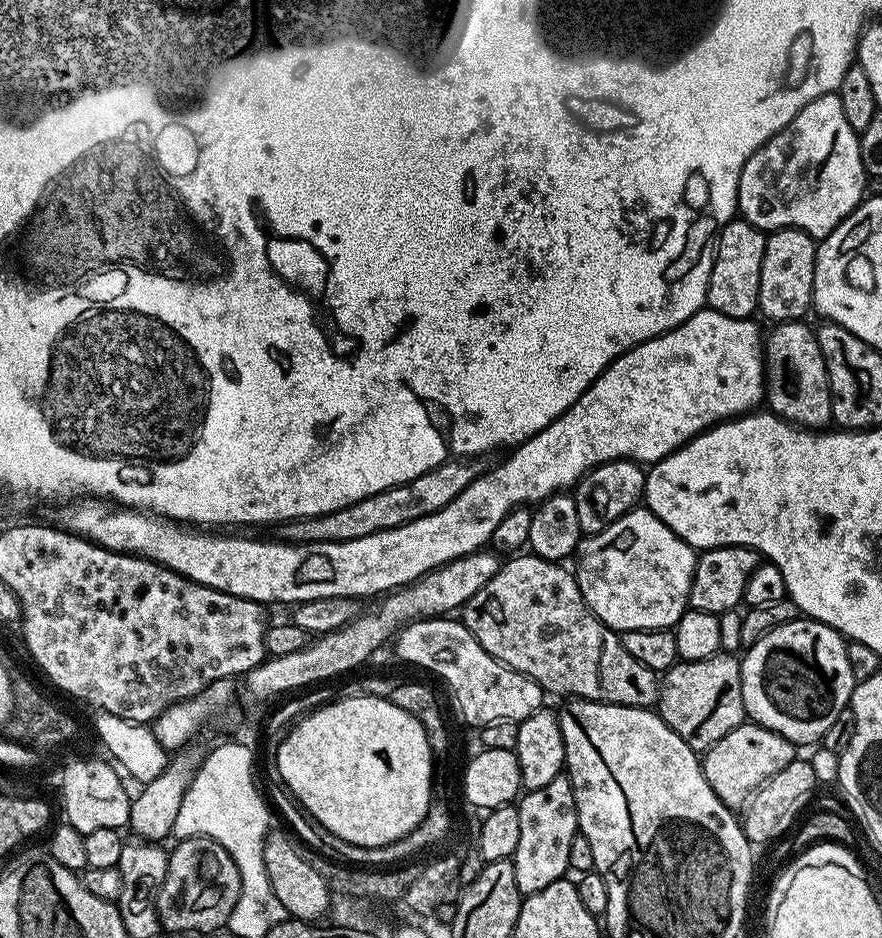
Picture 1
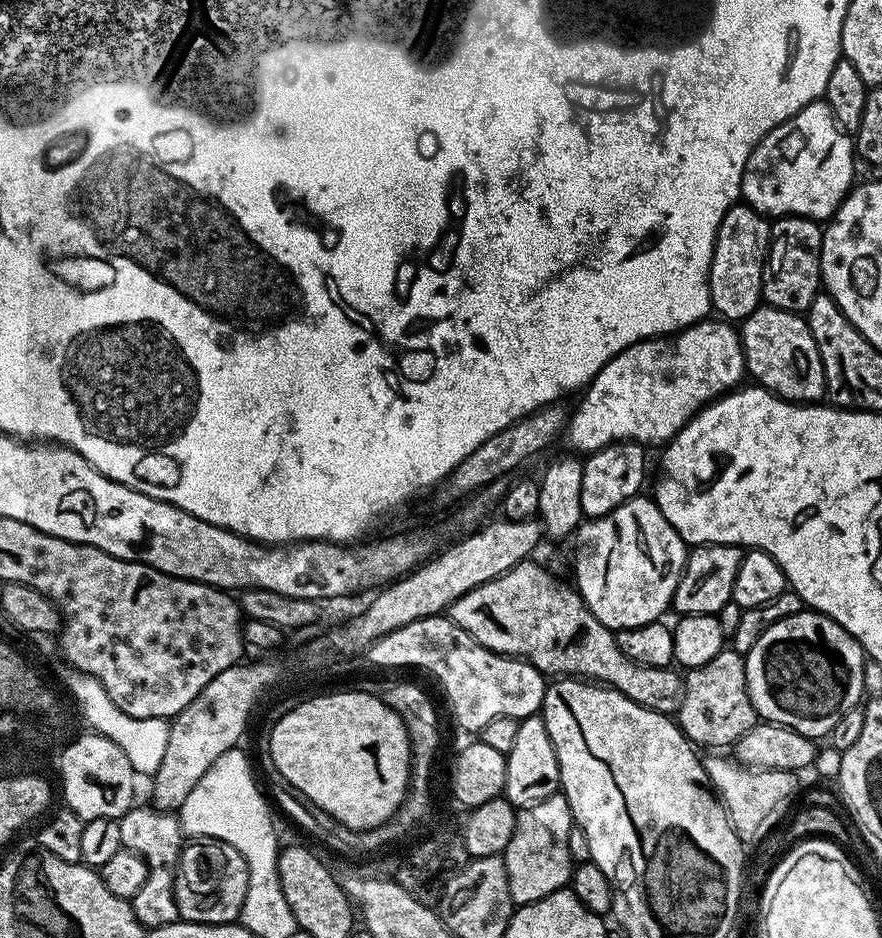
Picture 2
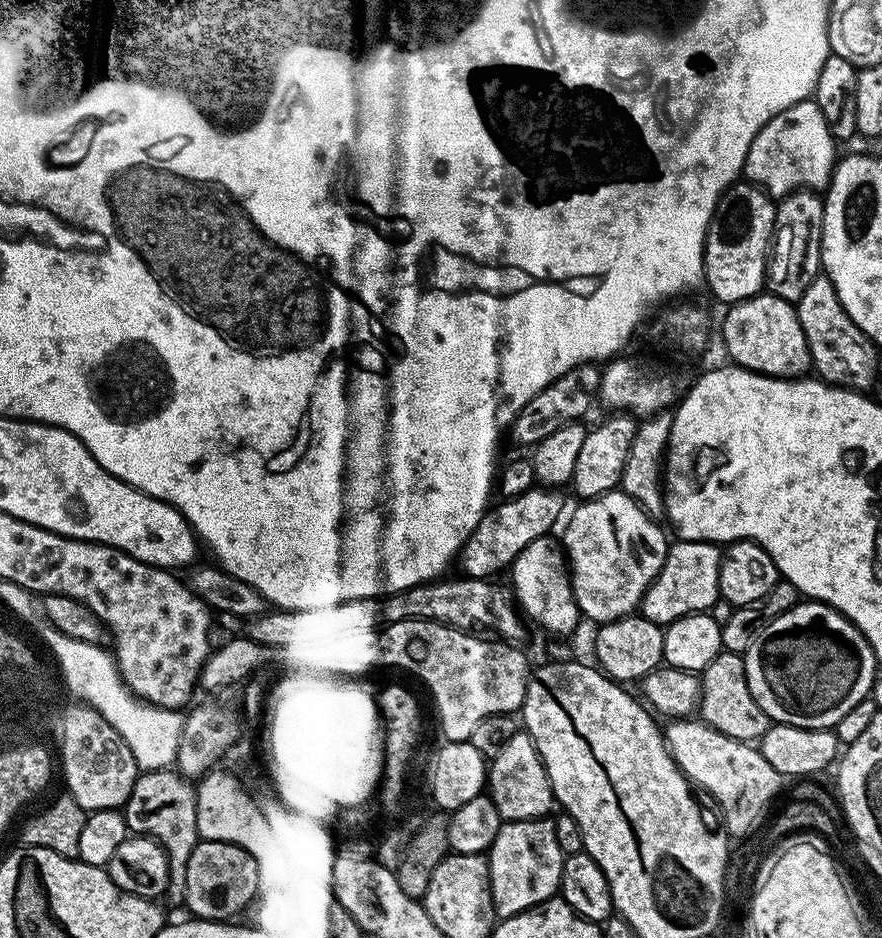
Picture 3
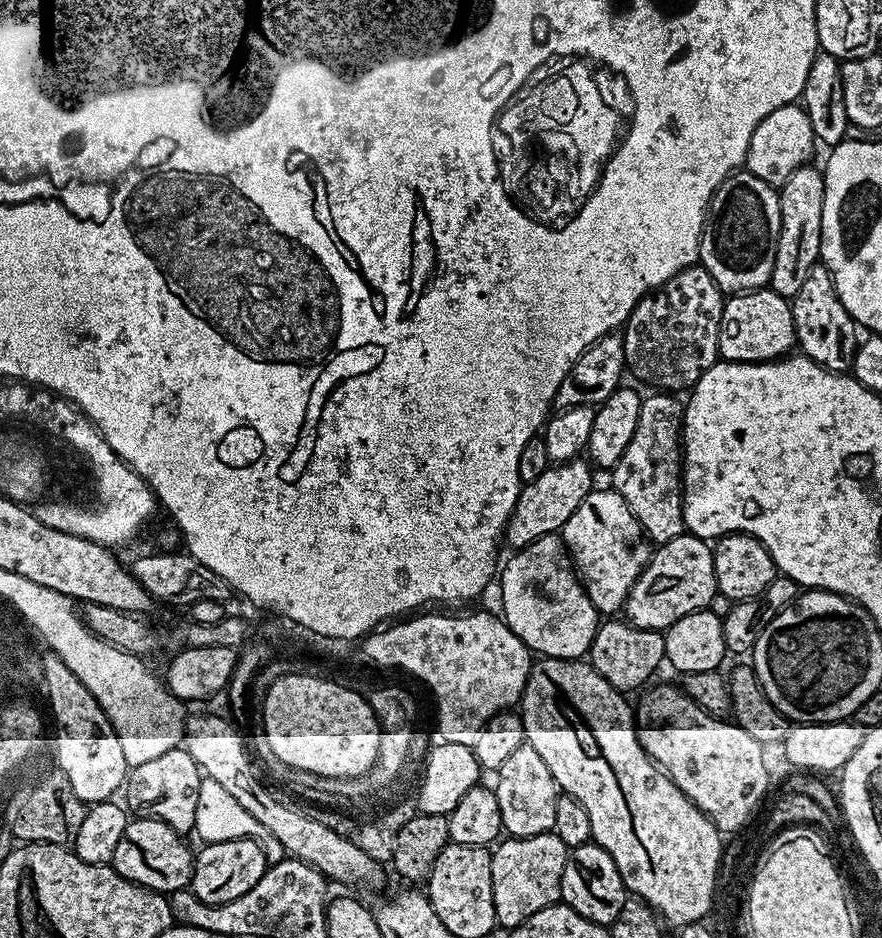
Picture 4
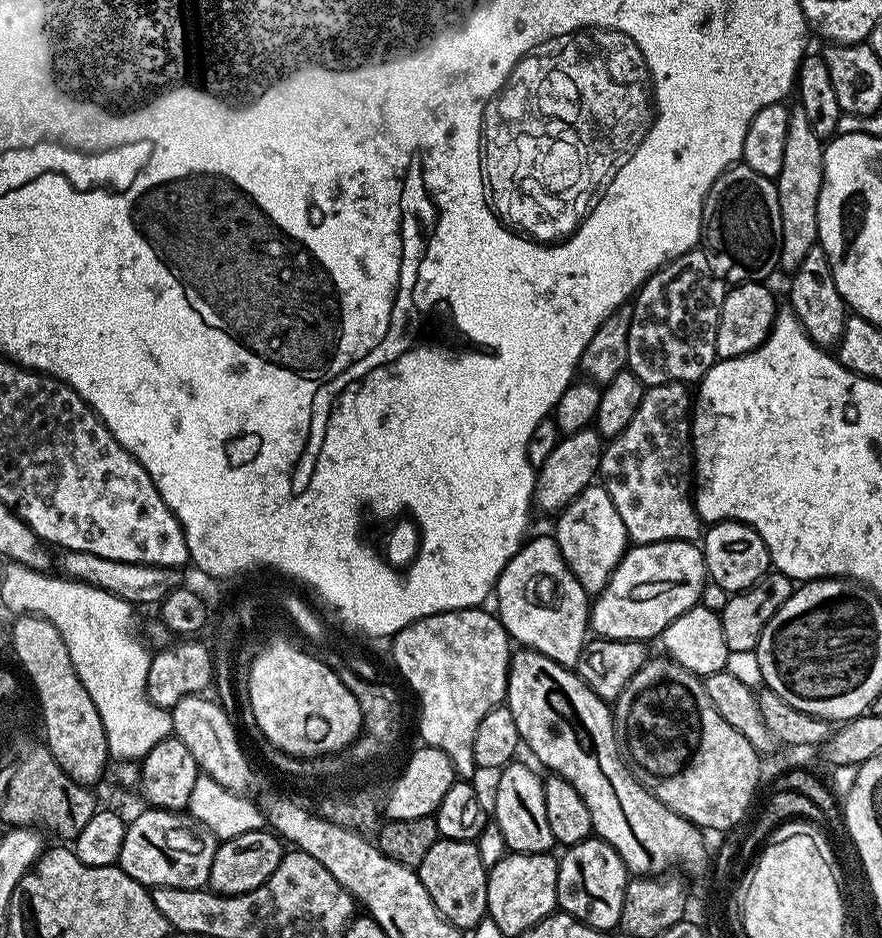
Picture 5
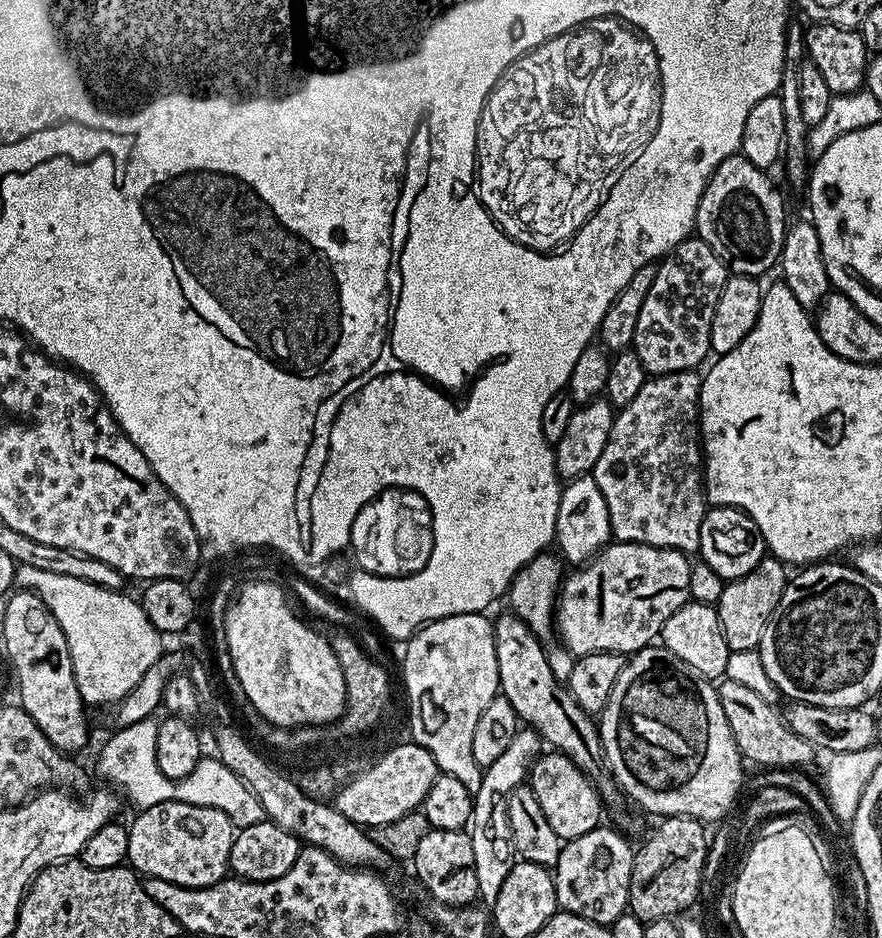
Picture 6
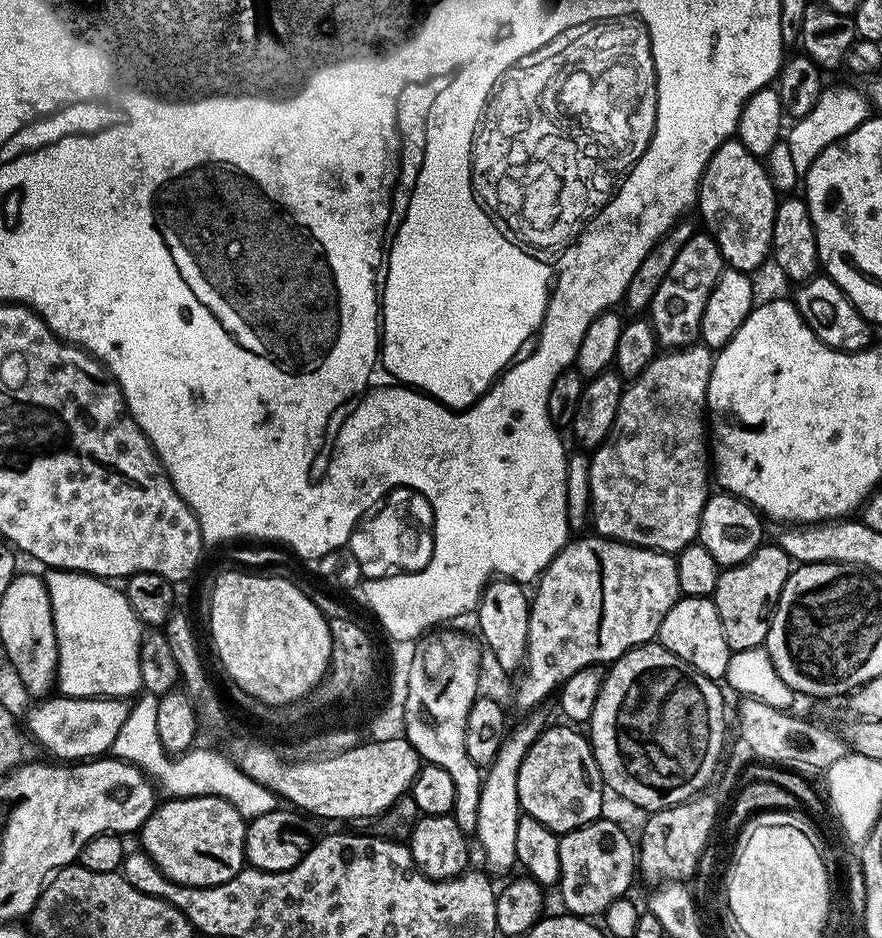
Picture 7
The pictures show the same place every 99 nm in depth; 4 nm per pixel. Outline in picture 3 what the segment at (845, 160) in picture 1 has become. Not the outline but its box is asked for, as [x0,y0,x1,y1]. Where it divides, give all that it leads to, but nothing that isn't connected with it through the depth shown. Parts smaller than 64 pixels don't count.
[742,98,838,198]

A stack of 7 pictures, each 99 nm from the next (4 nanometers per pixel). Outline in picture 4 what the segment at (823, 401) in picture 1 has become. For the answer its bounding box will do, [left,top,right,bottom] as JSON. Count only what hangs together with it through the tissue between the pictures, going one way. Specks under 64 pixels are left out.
[718,286,797,364]

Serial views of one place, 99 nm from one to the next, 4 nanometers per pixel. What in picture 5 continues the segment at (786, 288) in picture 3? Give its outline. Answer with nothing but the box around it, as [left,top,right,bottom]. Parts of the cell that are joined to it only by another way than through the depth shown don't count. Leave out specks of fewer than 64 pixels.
[774,102,825,274]

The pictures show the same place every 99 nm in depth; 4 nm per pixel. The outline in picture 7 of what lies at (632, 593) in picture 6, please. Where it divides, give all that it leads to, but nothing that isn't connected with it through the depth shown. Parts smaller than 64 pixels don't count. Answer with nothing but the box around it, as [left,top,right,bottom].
[516,534,682,710]

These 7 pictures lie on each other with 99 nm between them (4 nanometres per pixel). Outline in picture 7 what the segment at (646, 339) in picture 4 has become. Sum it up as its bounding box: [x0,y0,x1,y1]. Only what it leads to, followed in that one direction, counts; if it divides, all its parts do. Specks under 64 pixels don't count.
[646,231,725,349]

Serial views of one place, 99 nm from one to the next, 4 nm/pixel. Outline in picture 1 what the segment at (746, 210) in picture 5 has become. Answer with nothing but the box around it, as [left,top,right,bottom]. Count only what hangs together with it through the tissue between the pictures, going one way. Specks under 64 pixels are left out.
[707,218,767,320]

